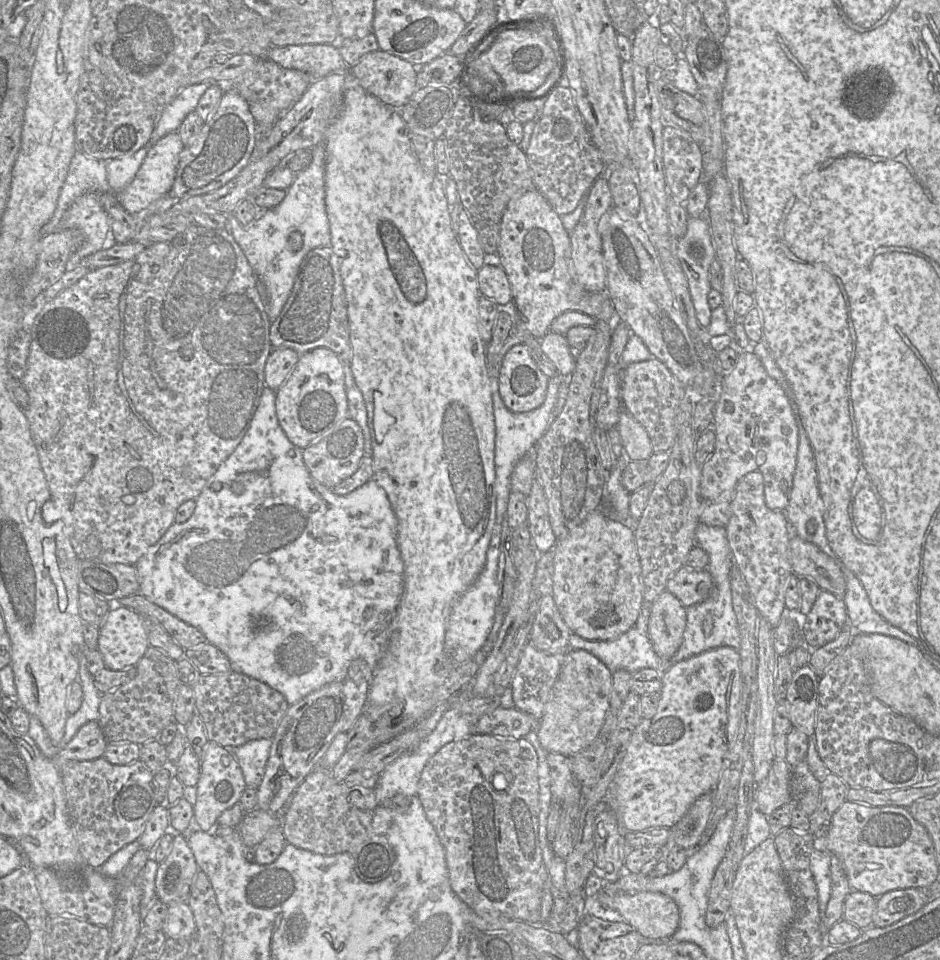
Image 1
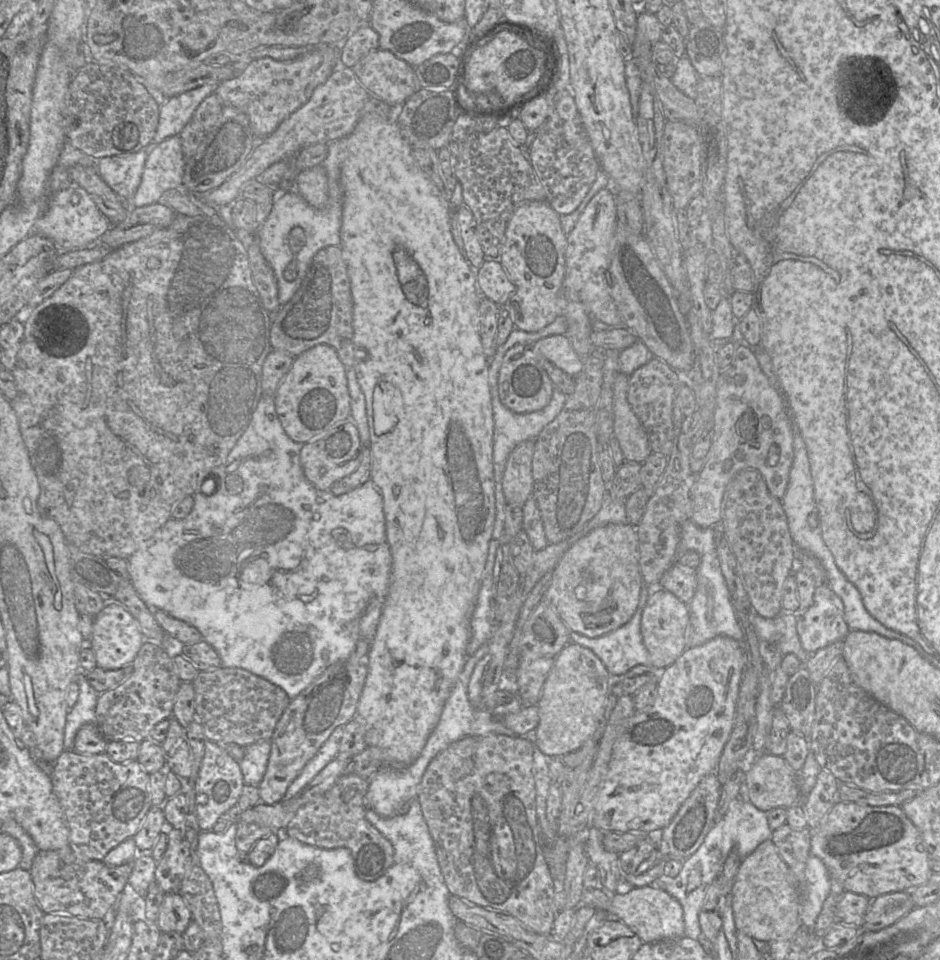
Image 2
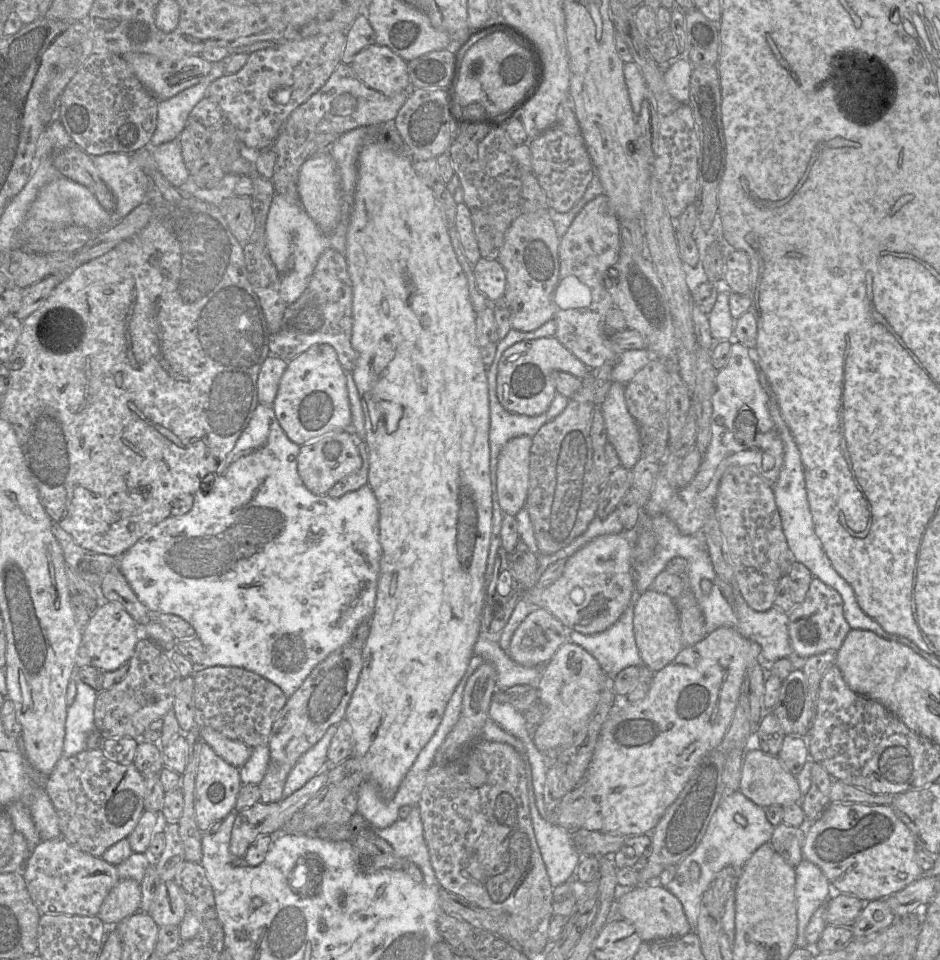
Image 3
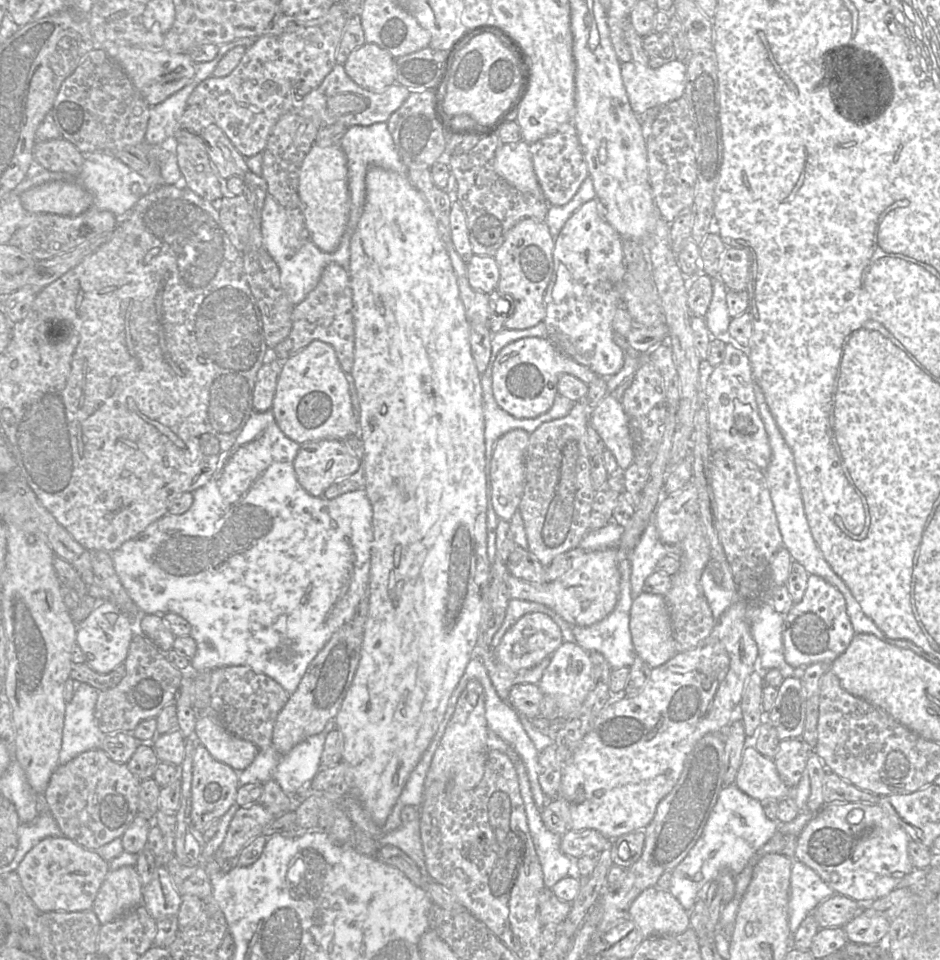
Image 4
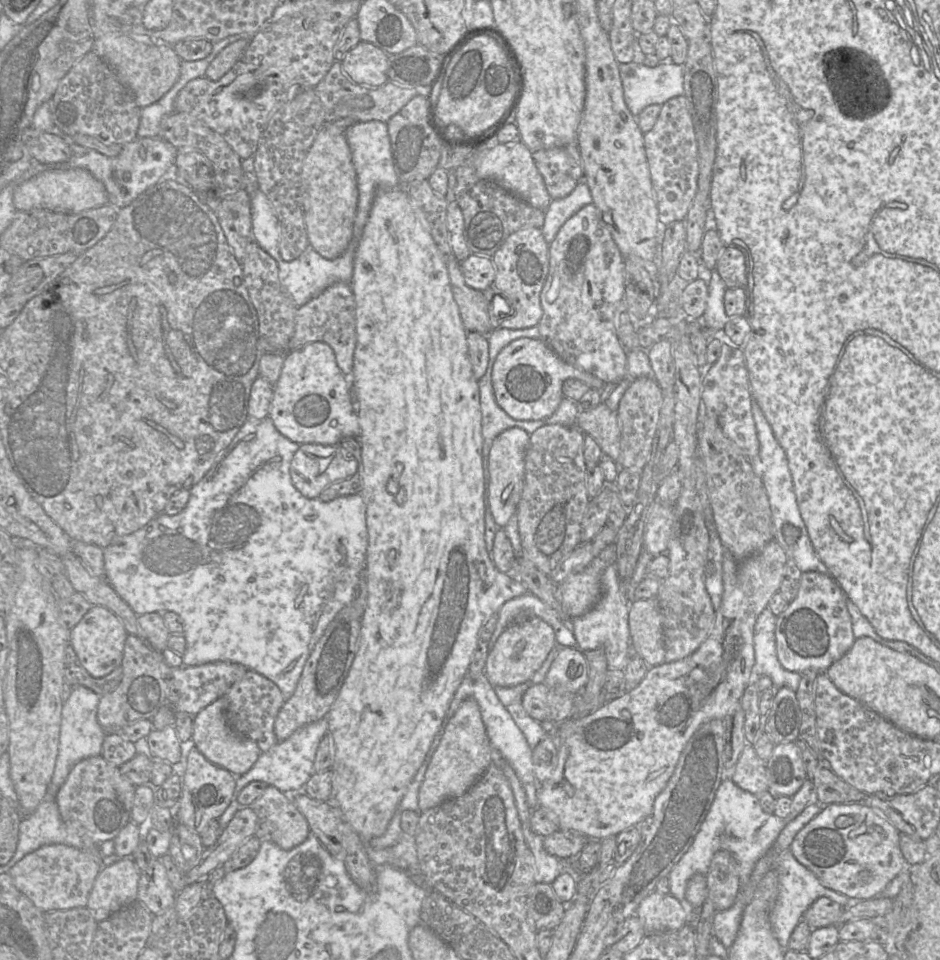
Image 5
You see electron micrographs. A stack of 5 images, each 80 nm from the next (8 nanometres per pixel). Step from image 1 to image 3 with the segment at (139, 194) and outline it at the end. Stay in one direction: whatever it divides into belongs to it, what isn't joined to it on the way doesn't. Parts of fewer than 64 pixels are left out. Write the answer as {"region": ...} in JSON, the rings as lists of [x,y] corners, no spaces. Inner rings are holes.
{"region":[[[178,139],[151,148],[159,172],[172,186],[179,188],[190,180]]]}

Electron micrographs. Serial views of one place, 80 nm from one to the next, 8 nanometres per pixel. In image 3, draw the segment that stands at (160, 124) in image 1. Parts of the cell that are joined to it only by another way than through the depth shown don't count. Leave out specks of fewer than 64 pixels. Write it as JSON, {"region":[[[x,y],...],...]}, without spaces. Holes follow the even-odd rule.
{"region":[[[225,59],[211,64],[210,72],[198,84],[171,98],[158,100],[156,129],[150,139],[150,147],[177,140],[186,127],[191,110],[205,96],[209,85],[216,79],[226,75]]]}

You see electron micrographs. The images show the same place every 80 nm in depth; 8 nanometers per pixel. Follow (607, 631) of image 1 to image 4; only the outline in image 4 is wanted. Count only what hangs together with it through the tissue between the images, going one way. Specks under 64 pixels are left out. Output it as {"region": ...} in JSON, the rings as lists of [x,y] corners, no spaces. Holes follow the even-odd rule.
{"region":[[[618,547],[587,551],[570,570],[552,582],[526,582],[507,574],[503,580],[511,599],[537,602],[553,610],[571,626],[586,627],[607,617],[615,608],[620,590]]]}

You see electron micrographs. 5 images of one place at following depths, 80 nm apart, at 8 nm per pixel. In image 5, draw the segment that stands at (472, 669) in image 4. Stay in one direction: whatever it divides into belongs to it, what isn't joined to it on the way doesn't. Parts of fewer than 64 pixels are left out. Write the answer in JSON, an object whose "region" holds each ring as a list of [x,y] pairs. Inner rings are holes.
{"region":[[[482,674],[477,679],[468,678],[466,675],[459,687],[461,688],[454,698],[454,703],[450,704],[452,711],[449,718],[454,716],[460,704],[464,700],[468,698],[475,699],[479,706],[481,717],[485,725],[491,747],[498,750],[501,756],[514,770],[525,790],[527,803],[530,809],[533,810],[540,807],[537,799],[537,789],[539,784],[534,775],[532,748],[529,746],[522,731],[516,725],[511,714],[498,699],[494,690],[494,686],[488,681],[485,674]]]}

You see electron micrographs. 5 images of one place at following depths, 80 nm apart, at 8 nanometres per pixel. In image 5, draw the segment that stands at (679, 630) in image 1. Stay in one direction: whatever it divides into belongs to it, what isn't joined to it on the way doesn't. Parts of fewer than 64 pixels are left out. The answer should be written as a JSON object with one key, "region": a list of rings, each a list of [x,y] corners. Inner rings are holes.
{"region":[[[656,597],[630,603],[629,631],[631,645],[649,667],[664,663],[662,616]]]}

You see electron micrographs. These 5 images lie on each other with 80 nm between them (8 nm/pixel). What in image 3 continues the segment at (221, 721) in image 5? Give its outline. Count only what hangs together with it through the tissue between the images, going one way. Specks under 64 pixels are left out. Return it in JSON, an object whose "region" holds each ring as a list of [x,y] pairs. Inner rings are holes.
{"region":[[[209,726],[197,727],[203,742],[207,743],[227,763],[239,768],[249,759],[252,752],[251,747],[231,740]]]}

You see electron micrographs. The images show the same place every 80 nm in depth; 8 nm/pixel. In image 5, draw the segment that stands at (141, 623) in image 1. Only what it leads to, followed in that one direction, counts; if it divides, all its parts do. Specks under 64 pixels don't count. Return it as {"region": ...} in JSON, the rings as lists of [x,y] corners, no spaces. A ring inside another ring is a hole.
{"region":[[[93,605],[82,619],[70,630],[72,645],[78,663],[95,678],[104,677],[122,663],[128,632],[112,611],[101,605]]]}

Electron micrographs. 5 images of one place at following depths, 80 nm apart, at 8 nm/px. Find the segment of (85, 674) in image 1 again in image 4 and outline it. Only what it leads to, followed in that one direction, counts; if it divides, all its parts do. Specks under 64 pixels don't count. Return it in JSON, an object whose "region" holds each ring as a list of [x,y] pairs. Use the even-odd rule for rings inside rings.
{"region":[[[77,683],[73,698],[66,703],[59,765],[79,754],[102,749],[106,736],[97,725],[95,706],[99,691],[87,683]]]}

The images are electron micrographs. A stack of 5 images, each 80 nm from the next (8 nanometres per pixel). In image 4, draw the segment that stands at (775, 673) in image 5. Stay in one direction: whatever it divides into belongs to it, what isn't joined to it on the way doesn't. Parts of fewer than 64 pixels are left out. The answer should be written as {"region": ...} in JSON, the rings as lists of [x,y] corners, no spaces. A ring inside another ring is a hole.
{"region":[[[770,603],[747,605],[746,618],[752,638],[758,648],[758,668],[778,669],[783,678],[801,679],[802,668],[788,665],[784,659],[782,630],[784,615],[776,612]]]}

